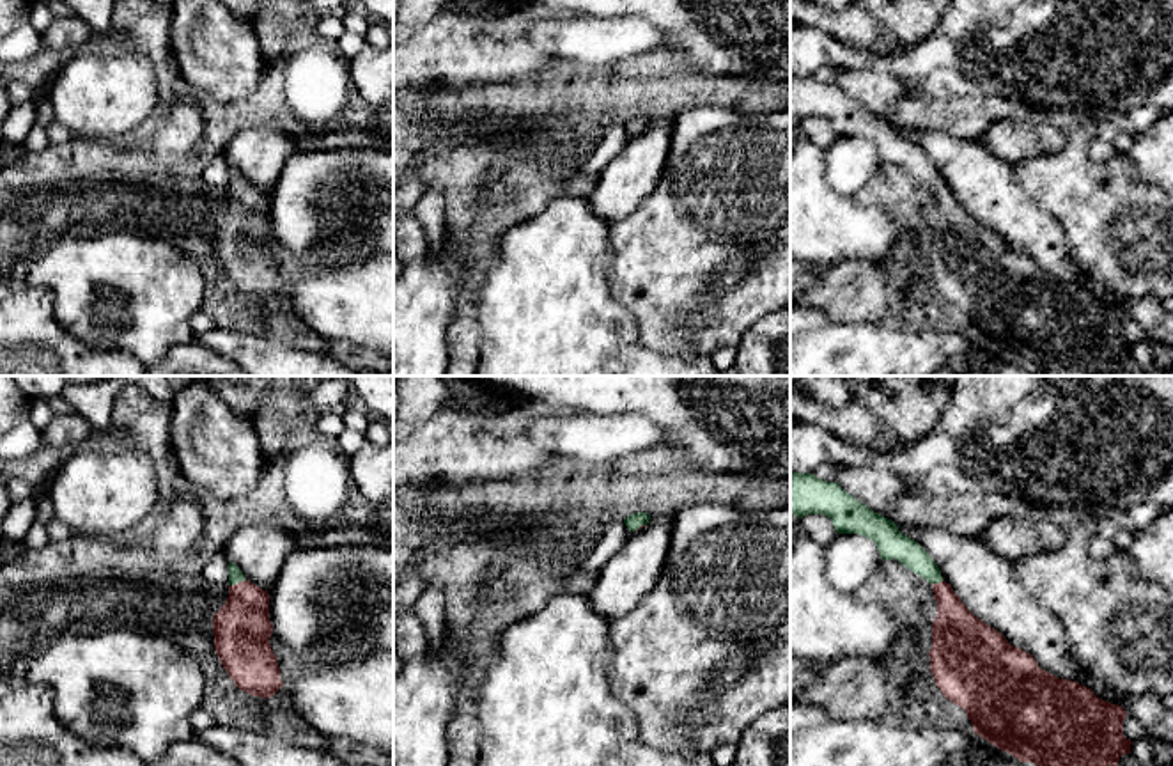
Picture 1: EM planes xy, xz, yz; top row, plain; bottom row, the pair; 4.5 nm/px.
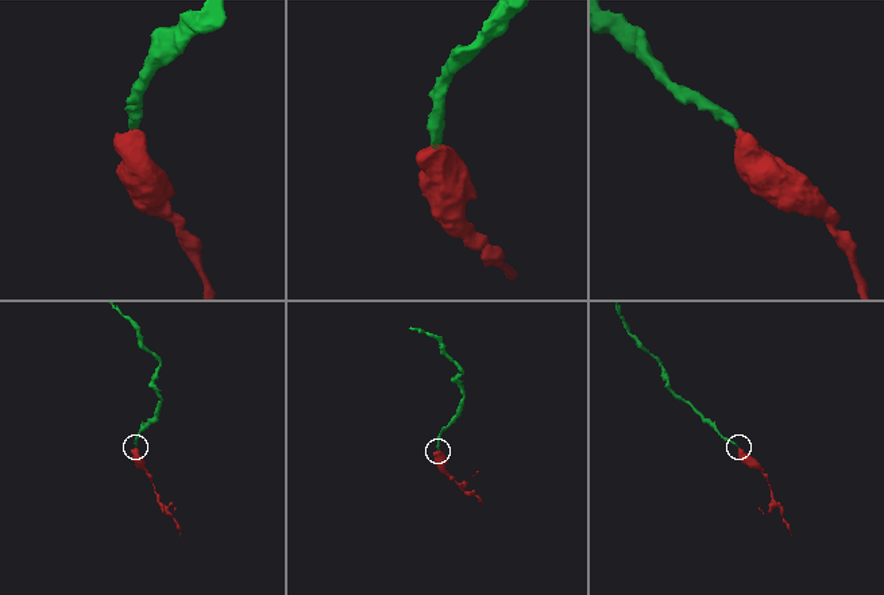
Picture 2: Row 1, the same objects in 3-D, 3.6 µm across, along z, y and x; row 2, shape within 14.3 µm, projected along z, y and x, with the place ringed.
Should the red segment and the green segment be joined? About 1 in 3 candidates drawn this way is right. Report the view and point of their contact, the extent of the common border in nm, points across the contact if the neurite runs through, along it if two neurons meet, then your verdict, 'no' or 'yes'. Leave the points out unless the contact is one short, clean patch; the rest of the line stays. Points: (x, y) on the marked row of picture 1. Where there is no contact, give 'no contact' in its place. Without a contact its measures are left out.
meets red in xy at (236, 584); contact 90 nm long; runs through xy (241, 626), (241, 591), (236, 584), (236, 575); yes

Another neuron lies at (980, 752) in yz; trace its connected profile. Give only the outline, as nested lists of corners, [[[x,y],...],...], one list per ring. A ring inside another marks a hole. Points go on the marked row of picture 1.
[[[975,738],[966,750],[950,755],[941,766],[1024,766],[1024,762],[983,738]]]

